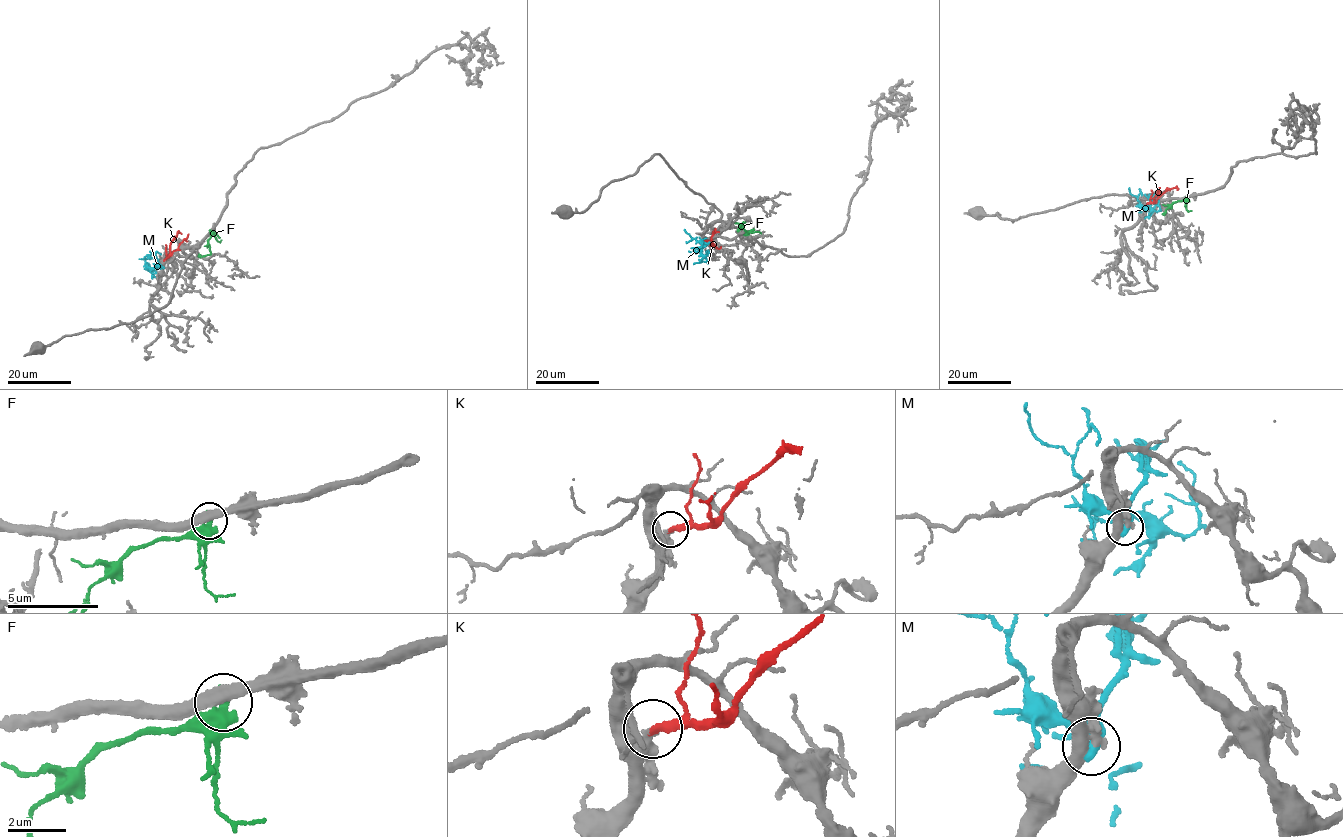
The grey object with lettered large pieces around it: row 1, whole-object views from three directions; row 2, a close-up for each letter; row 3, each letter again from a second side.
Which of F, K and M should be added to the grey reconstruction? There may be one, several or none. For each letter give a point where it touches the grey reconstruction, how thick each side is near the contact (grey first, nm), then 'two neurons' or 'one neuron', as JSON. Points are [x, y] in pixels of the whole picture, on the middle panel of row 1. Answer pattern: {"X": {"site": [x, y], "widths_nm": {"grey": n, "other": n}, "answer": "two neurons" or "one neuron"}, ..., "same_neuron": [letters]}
{"F": {"site": [746, 234], "widths_nm": {"grey": 380, "other": 400}, "answer": "two neurons"}, "K": {"site": [705, 241], "widths_nm": {"grey": 360, "other": 260}, "answer": "two neurons"}, "M": {"site": [708, 243], "widths_nm": {"grey": 440, "other": 240}, "answer": "two neurons"}, "same_neuron": []}

